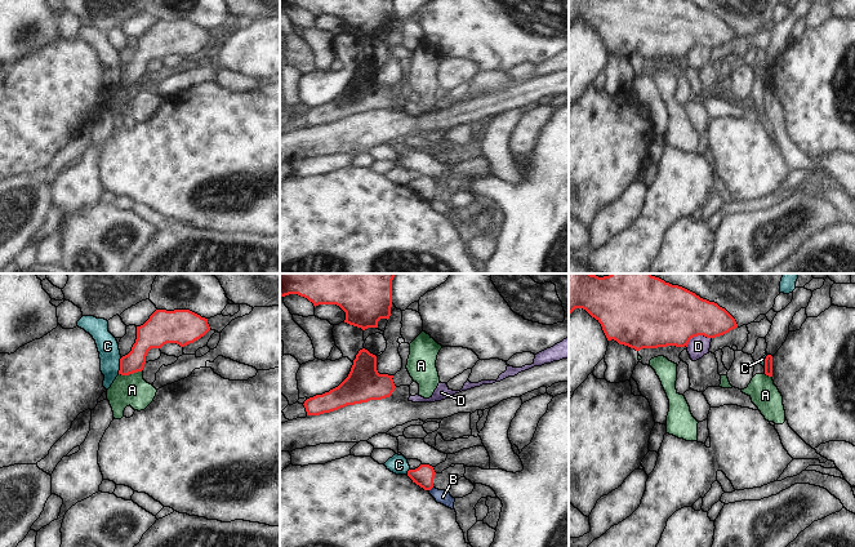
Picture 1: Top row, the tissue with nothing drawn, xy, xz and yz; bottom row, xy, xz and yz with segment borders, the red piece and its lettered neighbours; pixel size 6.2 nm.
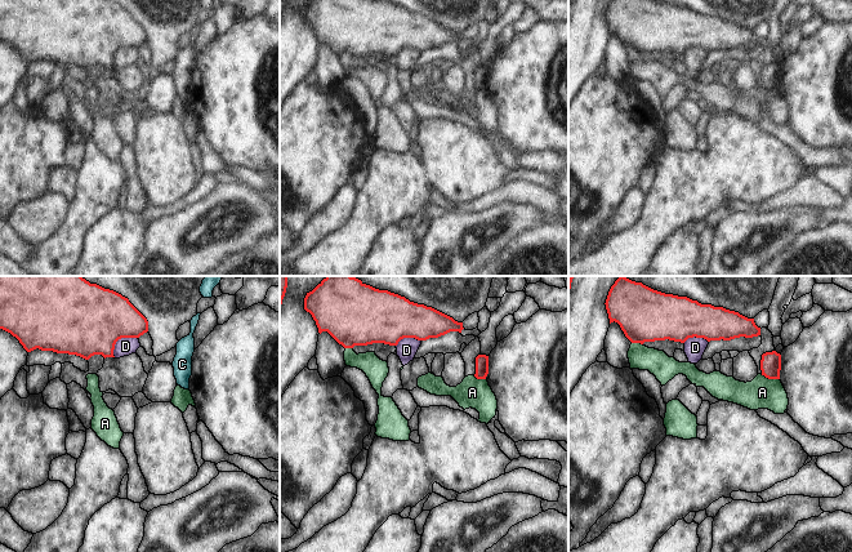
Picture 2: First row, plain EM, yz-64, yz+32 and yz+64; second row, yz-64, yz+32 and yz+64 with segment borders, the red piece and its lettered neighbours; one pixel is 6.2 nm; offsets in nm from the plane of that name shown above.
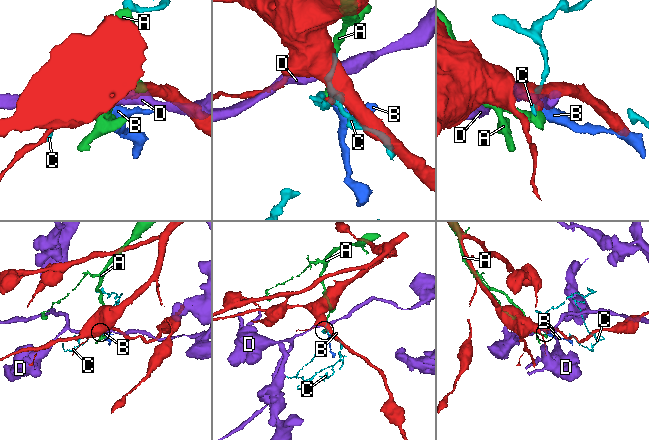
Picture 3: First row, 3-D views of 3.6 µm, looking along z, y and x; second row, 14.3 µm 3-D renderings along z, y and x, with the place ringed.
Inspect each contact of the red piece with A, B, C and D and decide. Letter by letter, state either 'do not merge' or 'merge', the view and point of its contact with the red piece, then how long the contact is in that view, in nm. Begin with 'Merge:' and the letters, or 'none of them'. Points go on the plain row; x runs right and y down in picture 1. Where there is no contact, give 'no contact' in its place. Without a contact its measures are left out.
Merge: none of them
A: do not merge | xy (129, 84) | 150 nm
B: do not merge | xz (430, 200) | 40 nm
C: do not merge | xy (120, 76) | 110 nm
D: do not merge | yz (697, 47) | 170 nm

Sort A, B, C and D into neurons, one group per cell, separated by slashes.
A B / C / D

